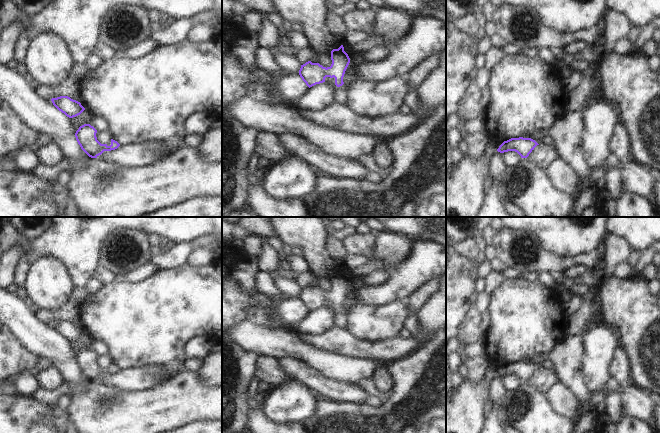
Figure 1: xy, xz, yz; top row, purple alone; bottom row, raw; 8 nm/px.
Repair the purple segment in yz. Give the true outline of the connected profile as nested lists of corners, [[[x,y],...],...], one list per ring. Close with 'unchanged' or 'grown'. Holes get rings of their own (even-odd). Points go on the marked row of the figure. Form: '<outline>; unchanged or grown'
[[[546,136],[535,140],[523,137],[511,138],[507,141],[504,141],[499,146],[497,151],[500,153],[515,151],[521,156],[521,158],[527,158],[537,145],[551,146],[555,145],[555,142],[551,136]]]; grown

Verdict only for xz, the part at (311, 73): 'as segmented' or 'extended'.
extended

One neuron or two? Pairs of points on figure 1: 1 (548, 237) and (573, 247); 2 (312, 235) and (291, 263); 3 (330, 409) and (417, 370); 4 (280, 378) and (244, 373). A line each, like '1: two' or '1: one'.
1: one
2: two
3: one
4: two

